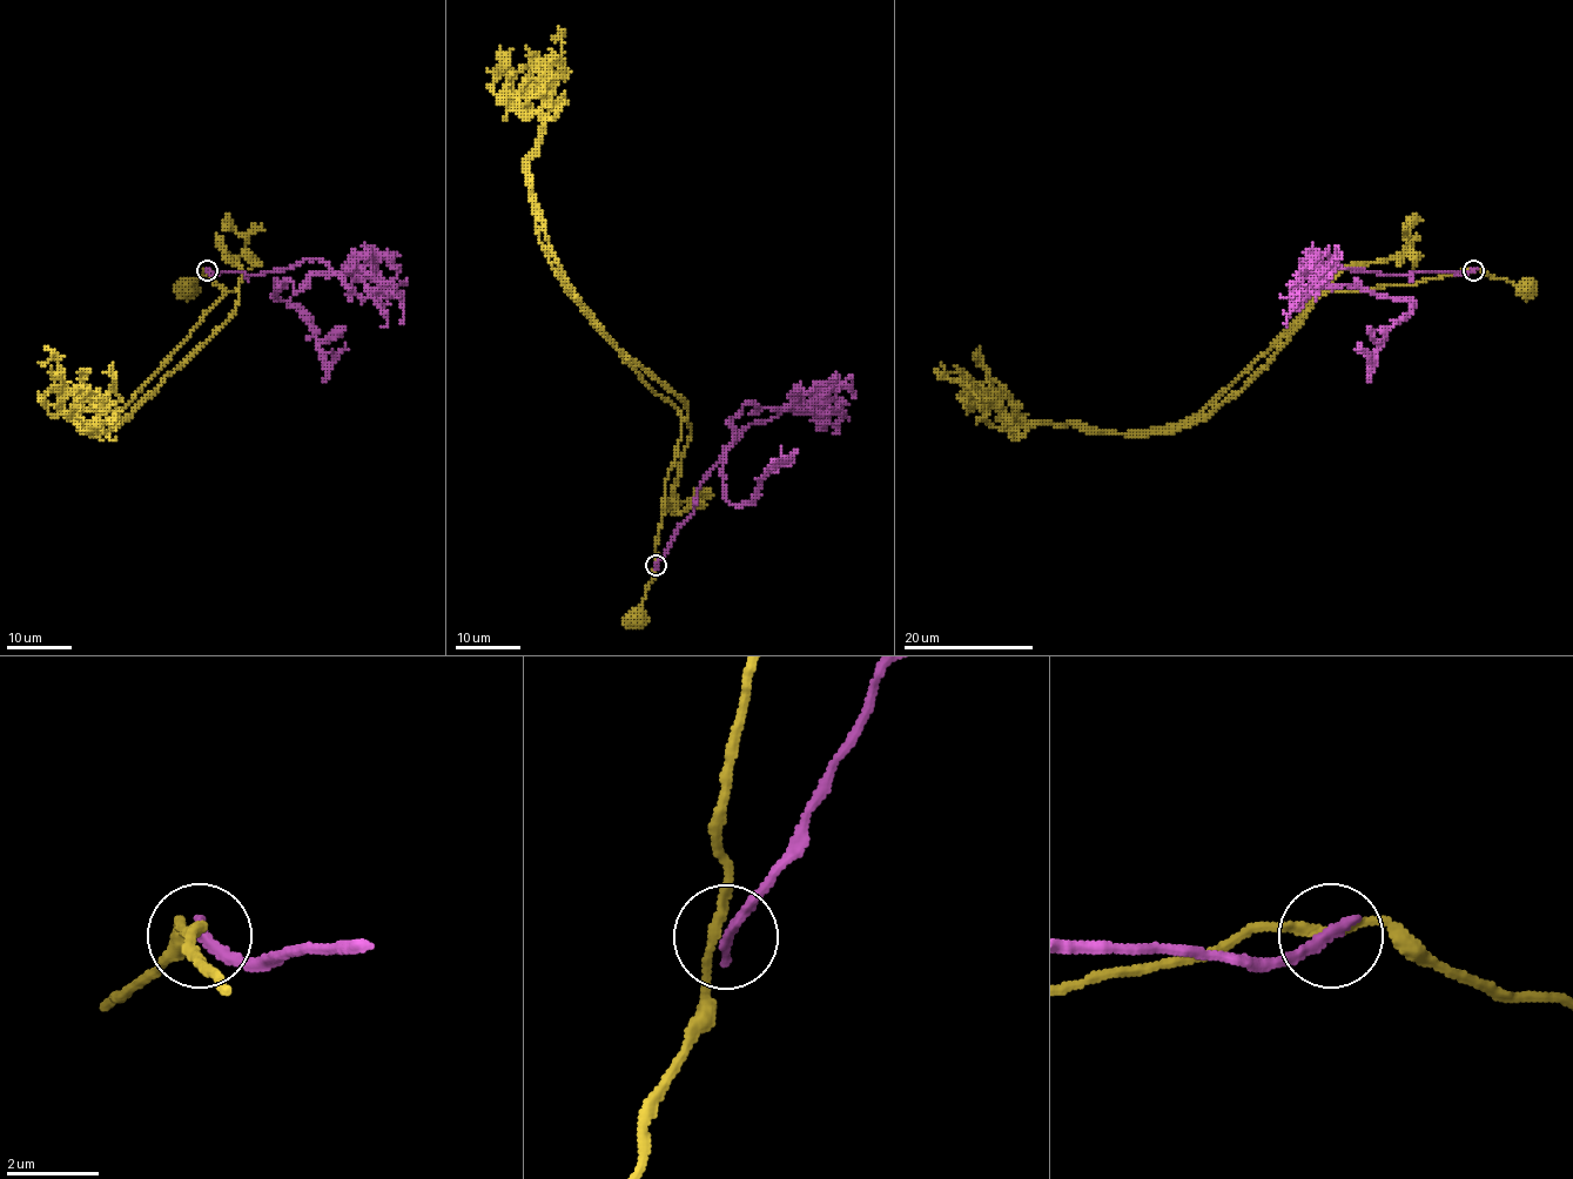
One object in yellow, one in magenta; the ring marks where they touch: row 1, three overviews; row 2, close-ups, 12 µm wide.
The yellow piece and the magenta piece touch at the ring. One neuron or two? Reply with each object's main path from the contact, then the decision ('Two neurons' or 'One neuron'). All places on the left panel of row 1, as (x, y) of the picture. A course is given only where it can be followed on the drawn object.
Course of yellow: (207, 271), (194, 281), (193, 289), (188, 287). Course of magenta: (207, 271), (323, 261), (275, 297), (328, 363), (345, 344). Two neurons

